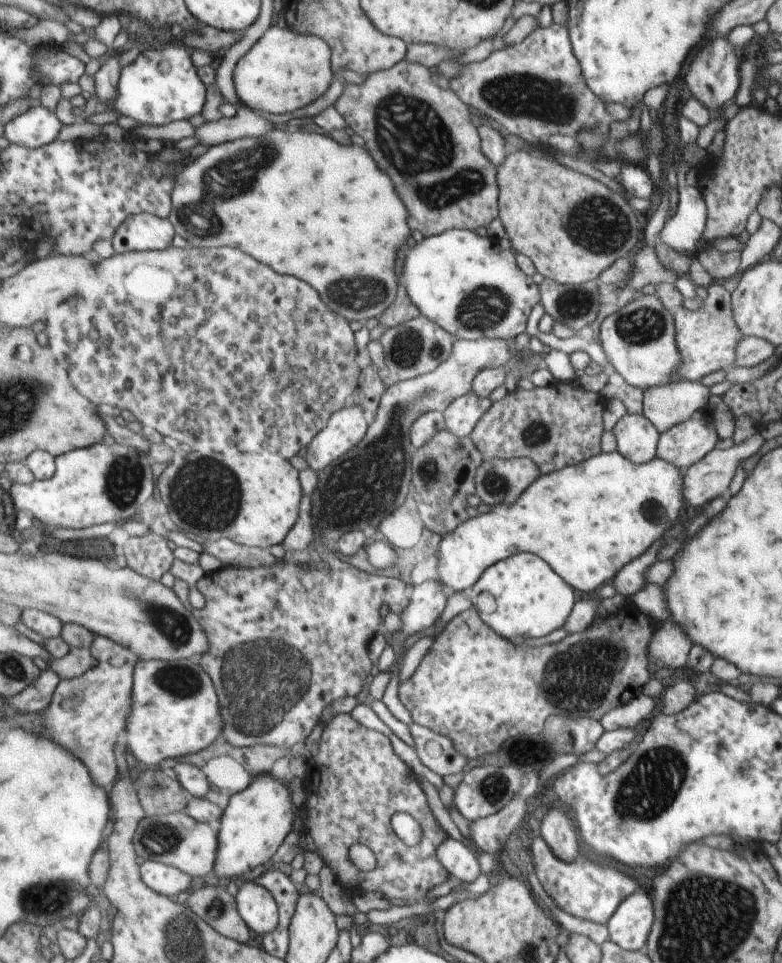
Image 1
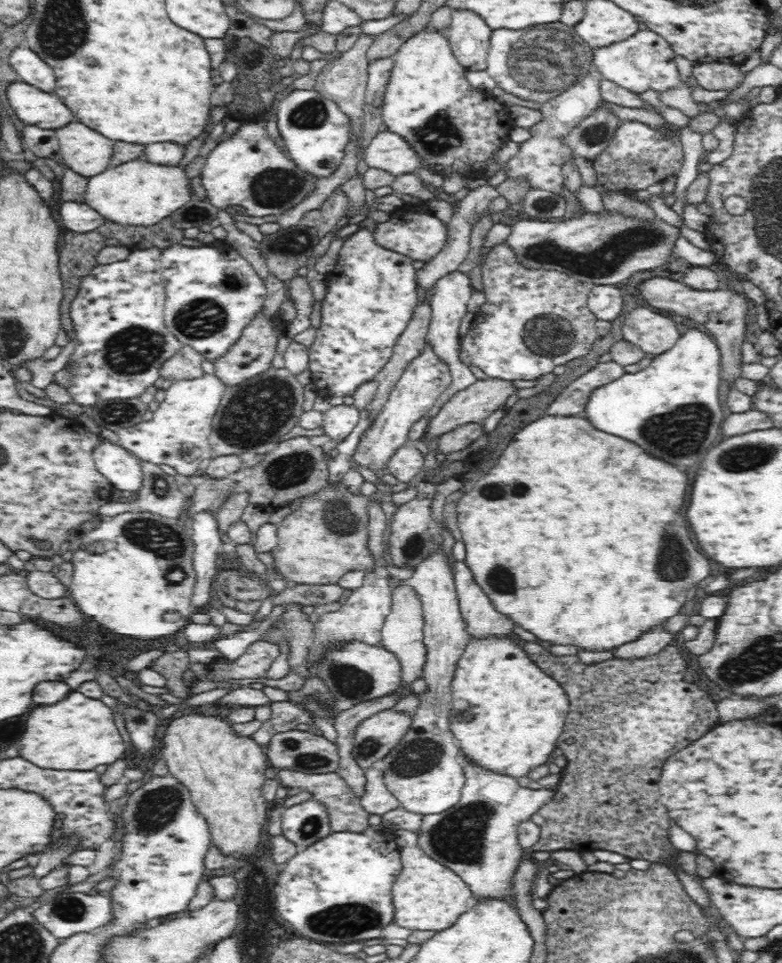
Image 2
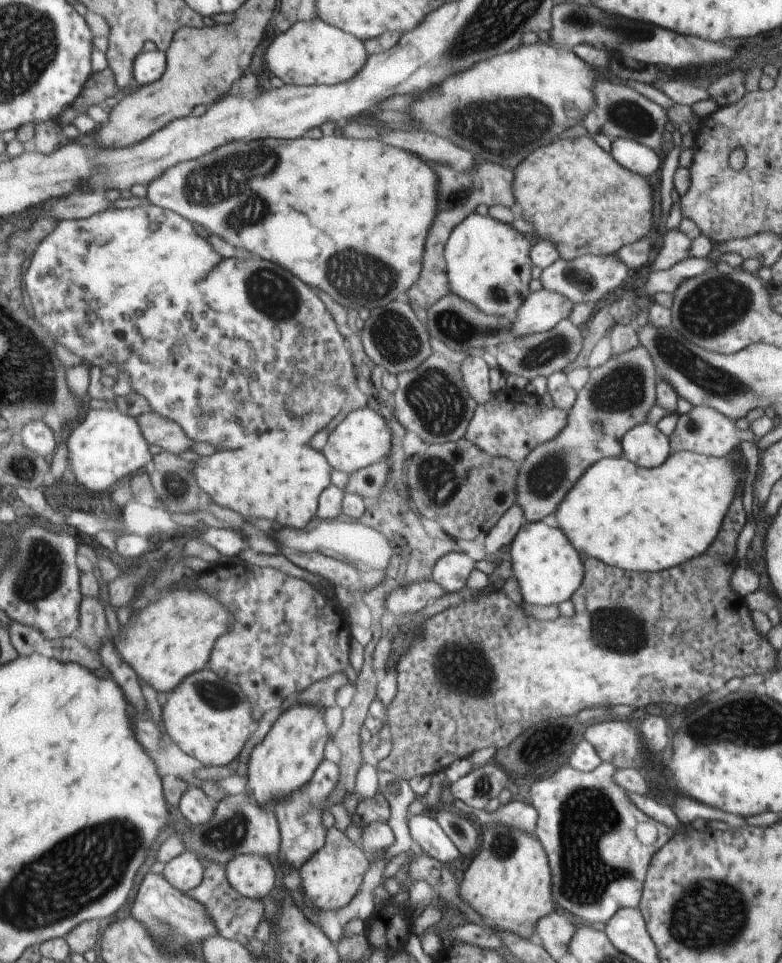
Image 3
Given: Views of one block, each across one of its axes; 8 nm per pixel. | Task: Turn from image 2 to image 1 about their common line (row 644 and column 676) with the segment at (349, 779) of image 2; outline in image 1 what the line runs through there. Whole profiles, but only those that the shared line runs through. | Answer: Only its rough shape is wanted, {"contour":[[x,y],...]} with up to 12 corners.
{"contour":[[688,379],[643,391],[643,415],[666,432],[698,415],[709,388]]}

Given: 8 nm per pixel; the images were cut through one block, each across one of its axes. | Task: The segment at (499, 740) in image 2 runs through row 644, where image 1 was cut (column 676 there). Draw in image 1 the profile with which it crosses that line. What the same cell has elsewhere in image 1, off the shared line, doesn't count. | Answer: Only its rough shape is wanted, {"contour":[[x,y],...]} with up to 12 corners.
{"contour":[[617,450],[444,538],[469,590],[537,554],[585,597],[680,516],[682,472]]}

